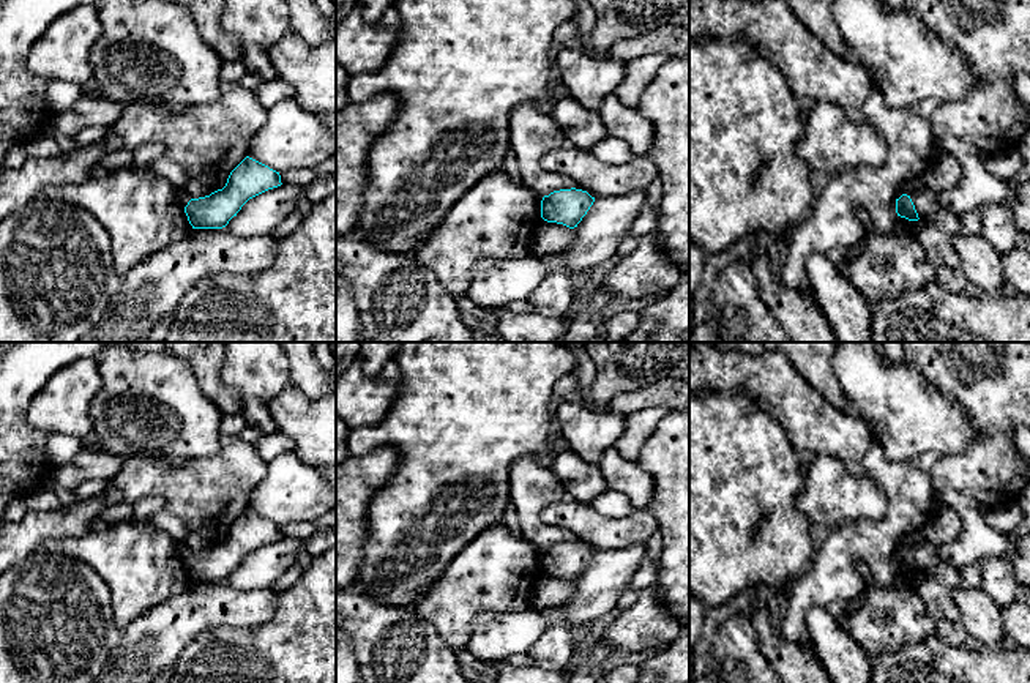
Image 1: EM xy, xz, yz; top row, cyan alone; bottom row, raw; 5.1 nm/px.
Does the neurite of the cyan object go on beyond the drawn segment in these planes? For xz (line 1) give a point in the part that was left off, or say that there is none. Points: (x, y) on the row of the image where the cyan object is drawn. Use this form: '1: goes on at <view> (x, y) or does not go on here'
1: does not go on here

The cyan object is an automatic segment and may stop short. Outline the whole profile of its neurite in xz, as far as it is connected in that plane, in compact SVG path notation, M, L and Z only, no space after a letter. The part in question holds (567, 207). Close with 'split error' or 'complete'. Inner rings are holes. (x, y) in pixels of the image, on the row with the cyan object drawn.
M571 188L554 191L541 200L541 218L547 222L557 222L574 229L593 202L595 197L582 189Z | complete

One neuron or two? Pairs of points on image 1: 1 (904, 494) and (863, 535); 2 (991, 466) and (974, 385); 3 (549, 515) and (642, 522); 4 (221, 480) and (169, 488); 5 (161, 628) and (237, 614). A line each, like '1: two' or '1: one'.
1: one
2: one
3: one
4: one
5: one

